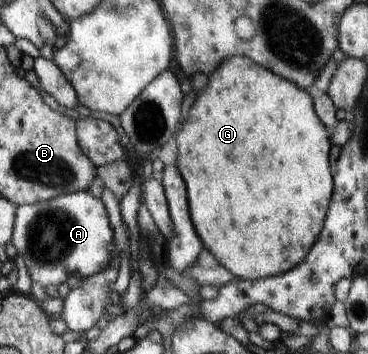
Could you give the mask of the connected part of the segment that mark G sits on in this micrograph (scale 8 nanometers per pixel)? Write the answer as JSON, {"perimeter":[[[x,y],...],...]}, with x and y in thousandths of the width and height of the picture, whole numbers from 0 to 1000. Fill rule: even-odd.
{"perimeter":[[[639,158],[617,164],[601,189],[571,212],[563,251],[541,268],[535,291],[514,314],[514,336],[503,342],[497,364],[470,387],[470,410],[481,398],[481,477],[497,494],[497,511],[508,523],[514,551],[514,590],[519,619],[530,636],[530,653],[541,658],[541,675],[552,692],[590,726],[590,737],[617,754],[633,771],[639,788],[701,791],[717,782],[755,780],[793,763],[813,749],[853,695],[880,638],[886,602],[897,582],[908,531],[908,500],[899,497],[894,469],[894,424],[902,412],[897,376],[880,347],[861,331],[853,311],[848,268],[829,254],[796,240],[788,229],[747,212],[739,201],[698,184],[674,161]]]}

